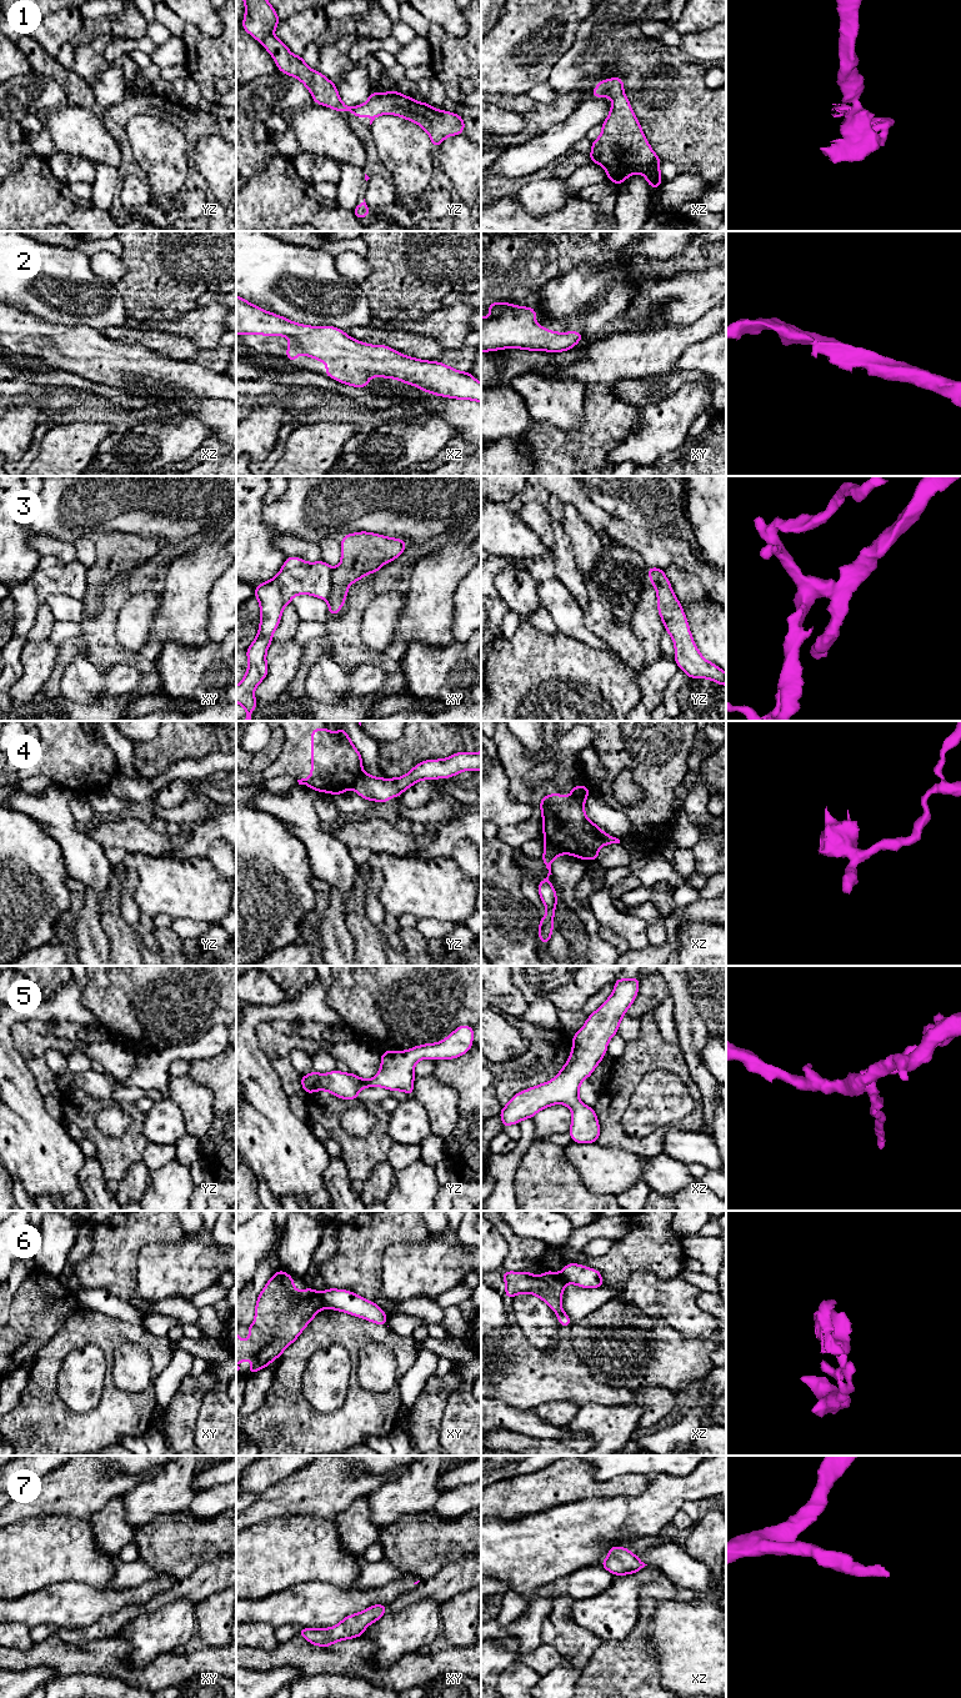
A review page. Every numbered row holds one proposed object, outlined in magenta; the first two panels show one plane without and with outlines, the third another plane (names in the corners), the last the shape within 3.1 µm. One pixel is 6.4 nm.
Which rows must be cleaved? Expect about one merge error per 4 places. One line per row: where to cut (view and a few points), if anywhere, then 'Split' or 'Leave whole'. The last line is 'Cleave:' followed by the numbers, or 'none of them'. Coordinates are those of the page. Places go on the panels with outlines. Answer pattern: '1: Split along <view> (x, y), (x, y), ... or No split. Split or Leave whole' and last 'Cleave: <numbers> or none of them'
1: No split. Leave whole
2: No split. Leave whole
3: Split along xy (333, 569), (331, 591), (326, 599). Split
4: Split along xz (546, 840), (556, 844), (565, 852). Split
5: No split. Leave whole
6: Split along xy (319, 1293), (324, 1306). Split
7: No split. Leave whole
Cleave: 3, 4, 6

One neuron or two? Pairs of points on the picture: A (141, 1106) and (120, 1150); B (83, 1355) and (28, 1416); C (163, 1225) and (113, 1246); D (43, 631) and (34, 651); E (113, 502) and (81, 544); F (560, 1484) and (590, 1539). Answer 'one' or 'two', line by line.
A: two
B: two
C: one
D: two
E: two
F: two

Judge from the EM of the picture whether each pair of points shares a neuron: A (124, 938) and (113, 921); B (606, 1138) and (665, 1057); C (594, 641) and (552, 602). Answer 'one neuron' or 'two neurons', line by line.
A: one neuron
B: one neuron
C: one neuron

